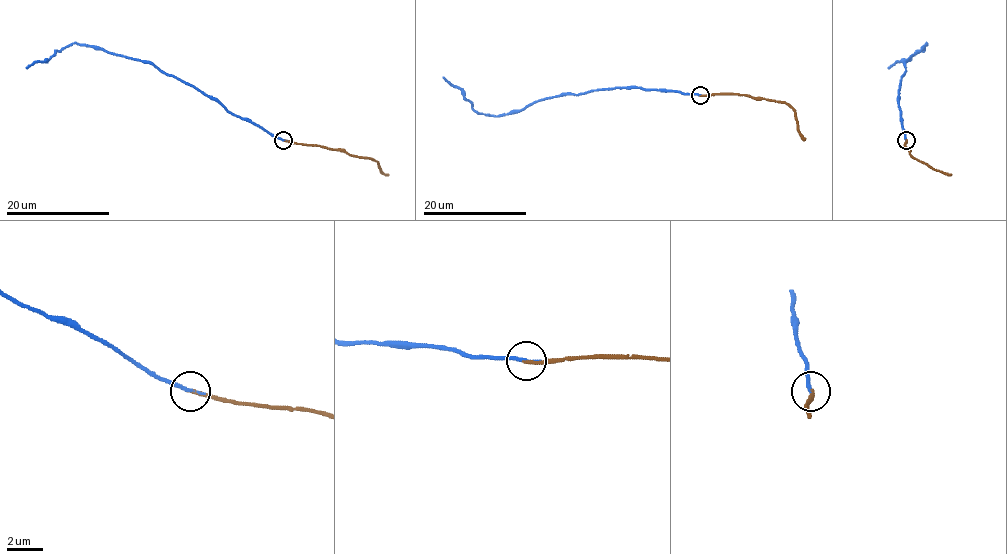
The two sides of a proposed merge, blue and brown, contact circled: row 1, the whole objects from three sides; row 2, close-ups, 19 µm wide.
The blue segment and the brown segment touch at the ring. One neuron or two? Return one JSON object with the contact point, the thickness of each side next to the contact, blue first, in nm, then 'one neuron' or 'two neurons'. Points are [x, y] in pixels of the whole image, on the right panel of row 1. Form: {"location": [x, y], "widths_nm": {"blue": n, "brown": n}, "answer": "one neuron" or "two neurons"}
{"location": [906, 140], "widths_nm": {"blue": 220, "brown": 200}, "answer": "one neuron"}

